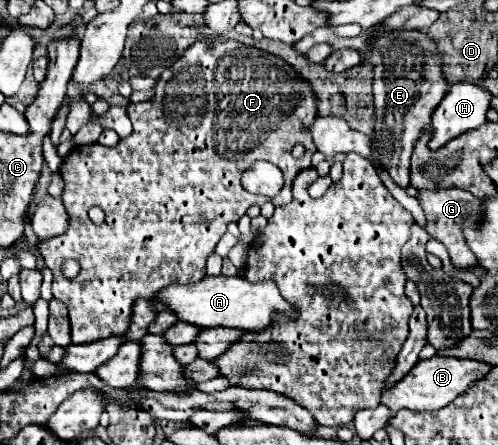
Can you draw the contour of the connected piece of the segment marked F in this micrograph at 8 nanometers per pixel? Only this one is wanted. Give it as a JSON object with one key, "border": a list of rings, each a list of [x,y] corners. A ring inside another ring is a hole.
{"border":[[[205,39],[205,41],[197,41],[193,43],[181,59],[175,61],[173,67],[165,69],[157,81],[157,87],[155,87],[155,95],[145,101],[145,103],[131,103],[127,105],[127,113],[129,113],[129,119],[133,123],[133,133],[125,139],[121,139],[115,147],[103,147],[103,145],[81,145],[81,147],[75,147],[61,163],[61,177],[65,181],[65,191],[63,191],[63,205],[67,209],[67,215],[69,215],[69,229],[59,235],[59,237],[53,237],[49,241],[43,241],[39,243],[39,251],[41,255],[45,257],[45,263],[47,267],[53,271],[53,297],[63,301],[69,309],[69,319],[71,319],[71,339],[73,343],[83,343],[83,341],[97,341],[97,339],[105,339],[109,335],[123,335],[127,329],[129,329],[129,321],[131,321],[131,309],[133,309],[133,303],[137,297],[151,297],[151,293],[159,293],[159,289],[165,289],[167,285],[173,285],[173,283],[179,283],[179,285],[187,285],[187,283],[195,283],[195,281],[201,281],[203,275],[205,275],[205,259],[213,253],[217,241],[221,239],[221,235],[227,231],[227,223],[229,221],[239,221],[247,209],[251,205],[263,205],[269,201],[269,197],[263,197],[263,195],[253,195],[249,191],[245,191],[241,187],[241,173],[245,171],[245,167],[249,167],[251,163],[259,161],[259,159],[265,159],[265,161],[273,161],[273,165],[277,165],[283,175],[285,175],[285,187],[281,189],[279,195],[271,197],[271,203],[275,207],[283,207],[287,203],[293,201],[293,195],[291,195],[291,185],[293,185],[293,179],[299,171],[303,169],[309,169],[311,167],[311,157],[315,153],[315,145],[311,145],[311,135],[307,133],[307,125],[311,125],[311,121],[315,121],[317,117],[317,109],[293,109],[297,99],[303,97],[303,99],[311,99],[313,97],[313,91],[311,91],[311,85],[307,81],[303,81],[299,75],[293,75],[289,77],[285,73],[285,63],[279,61],[277,57],[271,57],[263,51],[257,51],[253,47],[247,47],[239,41],[211,41],[211,39]],[[213,43],[221,43],[221,47],[225,47],[227,51],[235,51],[237,55],[249,55],[249,57],[243,57],[243,59],[237,59],[233,53],[225,53],[221,55],[221,47],[213,45]],[[253,57],[263,57],[269,61],[269,65],[265,65],[261,59],[253,59]],[[295,145],[303,145],[307,149],[307,155],[295,159],[291,157],[293,153],[293,147]],[[89,207],[101,207],[105,211],[105,221],[103,225],[93,225],[87,217],[87,209]],[[67,259],[77,259],[79,265],[81,265],[81,273],[75,277],[75,279],[67,279],[63,277],[61,273],[61,265],[63,261]]]}

